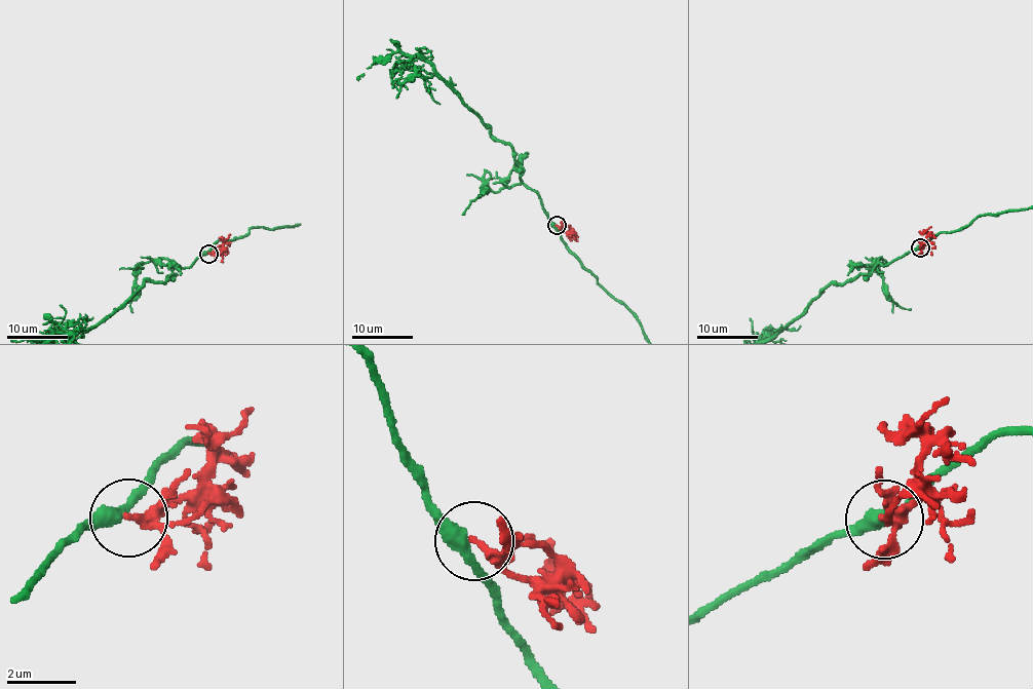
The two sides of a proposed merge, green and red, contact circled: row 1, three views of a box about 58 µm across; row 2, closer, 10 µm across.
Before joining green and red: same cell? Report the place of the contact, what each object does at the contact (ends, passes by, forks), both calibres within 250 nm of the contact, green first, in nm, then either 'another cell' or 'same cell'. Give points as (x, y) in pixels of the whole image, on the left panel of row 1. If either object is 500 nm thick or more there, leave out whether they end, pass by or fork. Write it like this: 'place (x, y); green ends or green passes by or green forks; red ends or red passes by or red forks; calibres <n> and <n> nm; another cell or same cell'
place (208, 254); green passes by; red forks; calibres 360 and 150 nm; another cell

